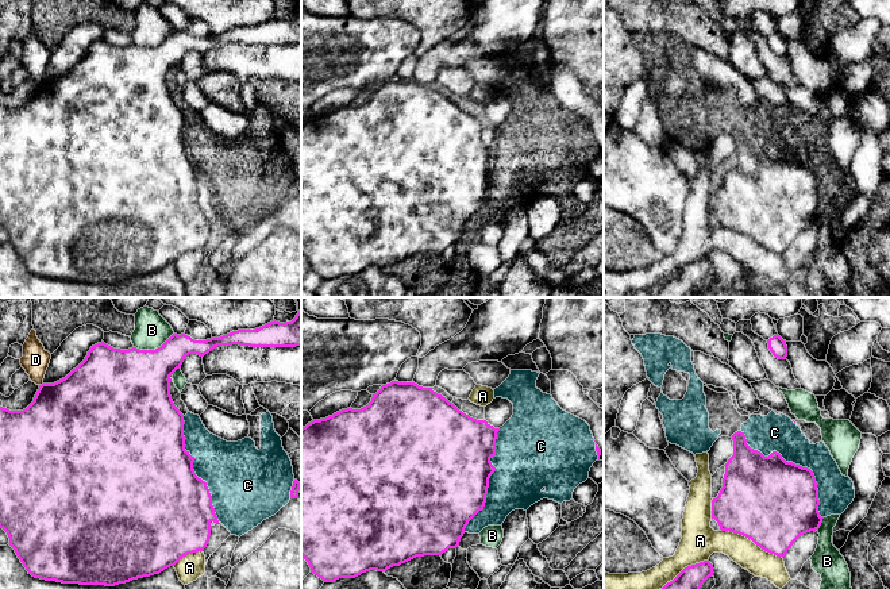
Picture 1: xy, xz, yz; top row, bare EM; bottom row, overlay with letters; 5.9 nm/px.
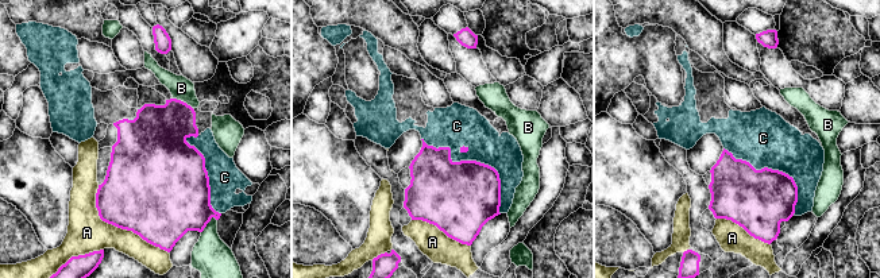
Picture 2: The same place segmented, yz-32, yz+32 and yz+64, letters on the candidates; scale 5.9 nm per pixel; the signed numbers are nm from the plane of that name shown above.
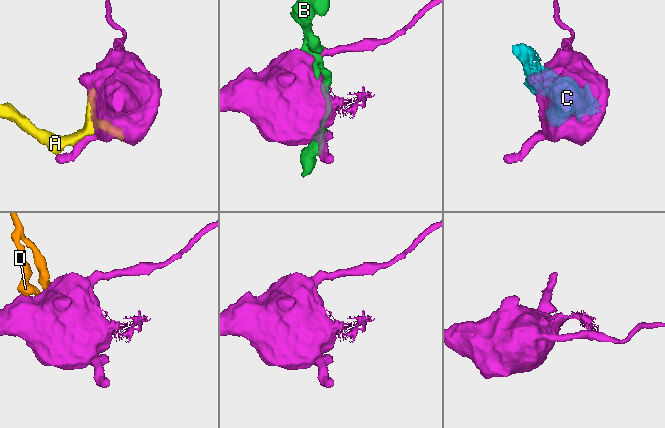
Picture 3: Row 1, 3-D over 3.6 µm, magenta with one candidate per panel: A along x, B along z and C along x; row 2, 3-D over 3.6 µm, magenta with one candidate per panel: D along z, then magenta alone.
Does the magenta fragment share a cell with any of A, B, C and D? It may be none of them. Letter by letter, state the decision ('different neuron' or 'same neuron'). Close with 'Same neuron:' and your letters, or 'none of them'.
A: different neuron
B: different neuron
C: different neuron
D: different neuron
Same neuron: none of them

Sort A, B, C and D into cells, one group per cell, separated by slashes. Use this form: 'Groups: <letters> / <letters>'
Groups: A / B / C / D

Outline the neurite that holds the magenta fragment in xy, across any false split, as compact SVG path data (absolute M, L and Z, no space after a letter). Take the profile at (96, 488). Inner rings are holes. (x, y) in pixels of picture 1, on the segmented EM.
M301 311L292 322L270 322L255 330L238 330L220 338L194 340L190 336L173 334L155 350L113 349L104 342L90 347L85 359L65 378L54 384L42 384L34 401L23 411L9 411L0 407L0 528L8 538L9 546L18 558L35 578L57 581L62 584L105 585L115 586L132 580L159 574L174 566L182 557L203 551L211 536L211 523L219 523L212 505L212 496L207 482L199 478L193 470L194 457L185 450L184 415L174 405L170 396L170 376L181 367L189 354L204 357L217 346L250 346L250 347L296 347L301 346Z

